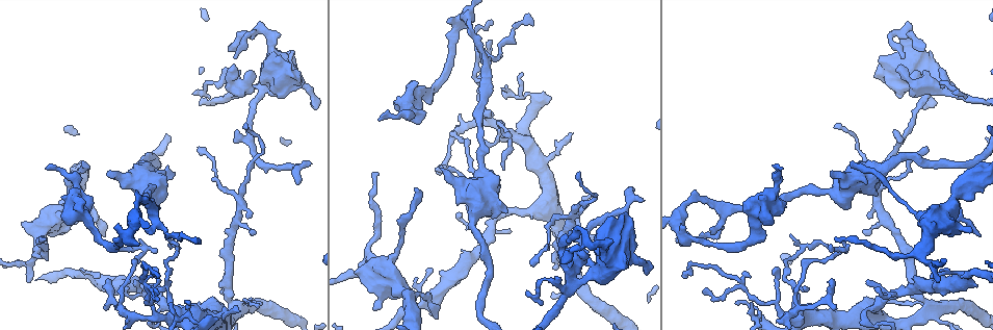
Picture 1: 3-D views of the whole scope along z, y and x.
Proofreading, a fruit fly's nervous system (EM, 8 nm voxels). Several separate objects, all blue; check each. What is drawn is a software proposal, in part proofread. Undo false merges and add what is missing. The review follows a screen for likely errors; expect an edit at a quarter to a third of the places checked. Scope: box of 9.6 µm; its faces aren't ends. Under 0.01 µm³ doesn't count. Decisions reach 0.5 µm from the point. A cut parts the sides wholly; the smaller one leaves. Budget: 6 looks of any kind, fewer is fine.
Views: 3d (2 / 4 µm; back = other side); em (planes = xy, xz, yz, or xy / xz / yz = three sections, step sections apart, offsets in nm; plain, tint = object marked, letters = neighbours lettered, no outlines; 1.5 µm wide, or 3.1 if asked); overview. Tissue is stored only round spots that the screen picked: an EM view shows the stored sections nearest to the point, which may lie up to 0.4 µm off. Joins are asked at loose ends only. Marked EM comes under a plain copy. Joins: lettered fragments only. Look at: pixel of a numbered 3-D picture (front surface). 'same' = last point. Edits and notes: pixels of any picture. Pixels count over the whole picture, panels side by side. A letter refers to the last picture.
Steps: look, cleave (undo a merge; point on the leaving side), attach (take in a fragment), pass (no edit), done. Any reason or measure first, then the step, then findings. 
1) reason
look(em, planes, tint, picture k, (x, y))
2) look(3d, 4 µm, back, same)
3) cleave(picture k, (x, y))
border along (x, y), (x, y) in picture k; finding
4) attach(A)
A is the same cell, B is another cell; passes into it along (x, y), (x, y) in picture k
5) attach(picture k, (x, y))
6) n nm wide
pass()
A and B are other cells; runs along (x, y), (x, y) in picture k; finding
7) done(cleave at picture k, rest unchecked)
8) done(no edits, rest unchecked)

four-way junction
look(3d, 4 µm, back, picture 1, (578, 282))

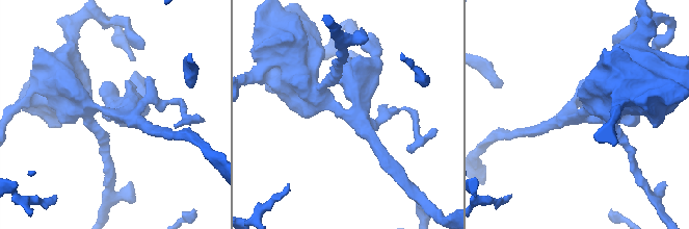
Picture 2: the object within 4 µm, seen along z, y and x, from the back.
4 arms; now the EM
look(em, xy, step 8, letters, picture 2, (347, 111))

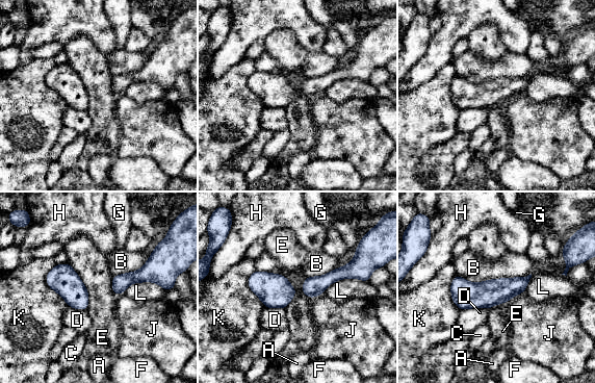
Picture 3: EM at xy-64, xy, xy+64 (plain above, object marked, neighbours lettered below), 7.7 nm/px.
pass()
A, B, C, D, E, F, G, H, J, K and L are other cells; border along (69, 262), (86, 288), (86, 309) in picture 3; one cell here

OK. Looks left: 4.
free end
look(em, planes, letters, picture 1, (27, 279))

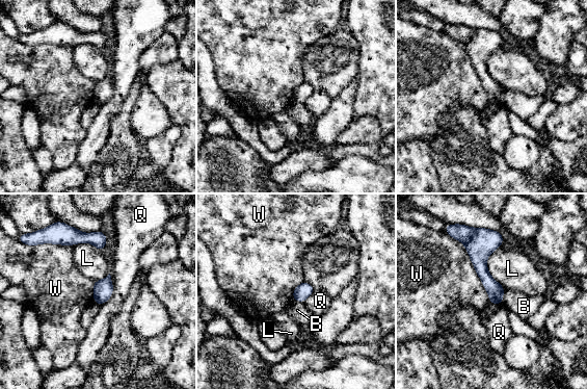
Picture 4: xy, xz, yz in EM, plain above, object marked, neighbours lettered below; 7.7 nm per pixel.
pass()
B, L, Q and W are other cells; border along (451, 236), (463, 244), (489, 303) in picture 4; none of them fits

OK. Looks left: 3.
branch stops here
look(em, planes, letters, picture 1, (504, 170))

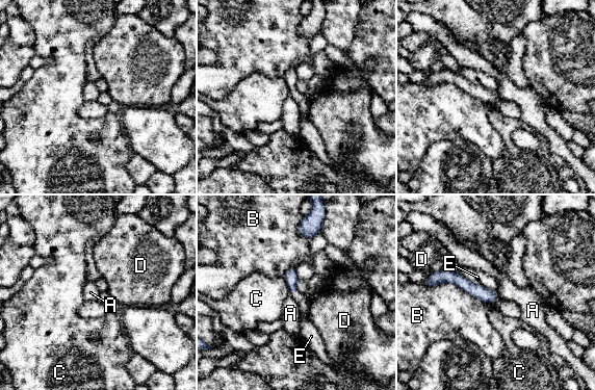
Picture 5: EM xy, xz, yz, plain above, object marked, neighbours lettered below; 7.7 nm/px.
pass()
A, B, C, D and E are other cells; border along (458, 271), (470, 282), (495, 291) in picture 5; no lettered fragment goes on from it

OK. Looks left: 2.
done(no edits, rest unchecked)

